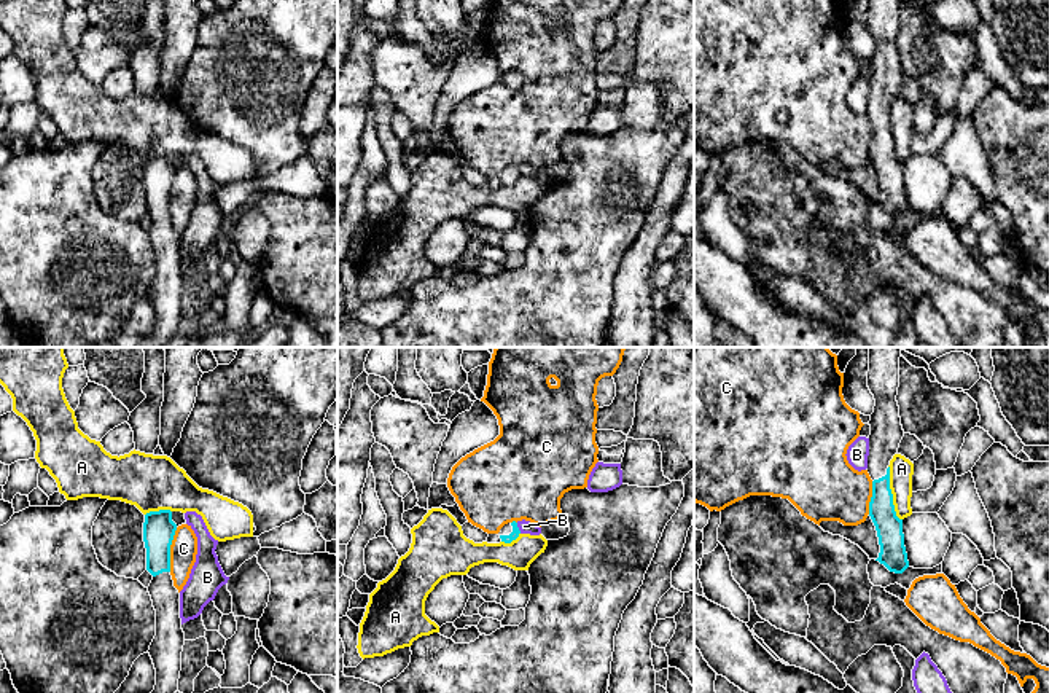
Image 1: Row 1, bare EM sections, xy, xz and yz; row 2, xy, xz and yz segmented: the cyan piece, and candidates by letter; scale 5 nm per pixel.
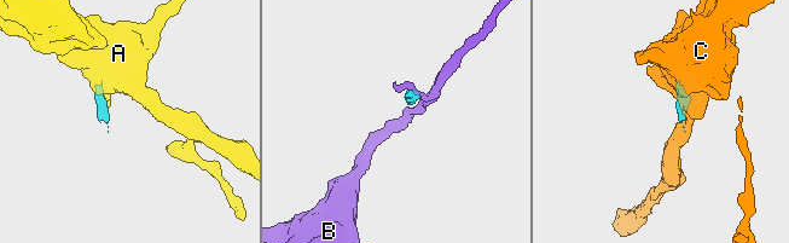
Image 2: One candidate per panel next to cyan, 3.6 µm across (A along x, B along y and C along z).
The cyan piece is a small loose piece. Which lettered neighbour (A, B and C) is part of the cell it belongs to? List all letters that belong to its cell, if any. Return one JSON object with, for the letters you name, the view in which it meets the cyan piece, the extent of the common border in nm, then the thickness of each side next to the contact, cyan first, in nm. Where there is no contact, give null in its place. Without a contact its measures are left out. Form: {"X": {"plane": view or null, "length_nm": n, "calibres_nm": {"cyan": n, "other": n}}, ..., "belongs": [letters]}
{"belongs": []}

